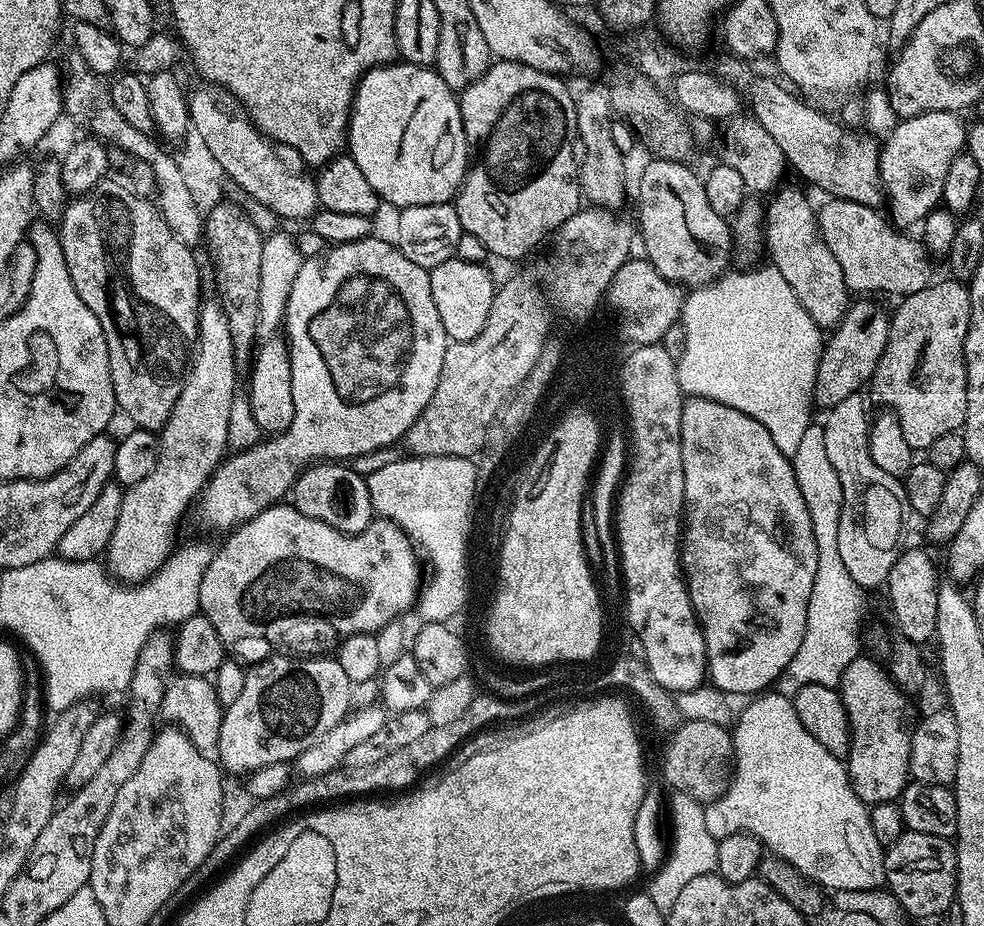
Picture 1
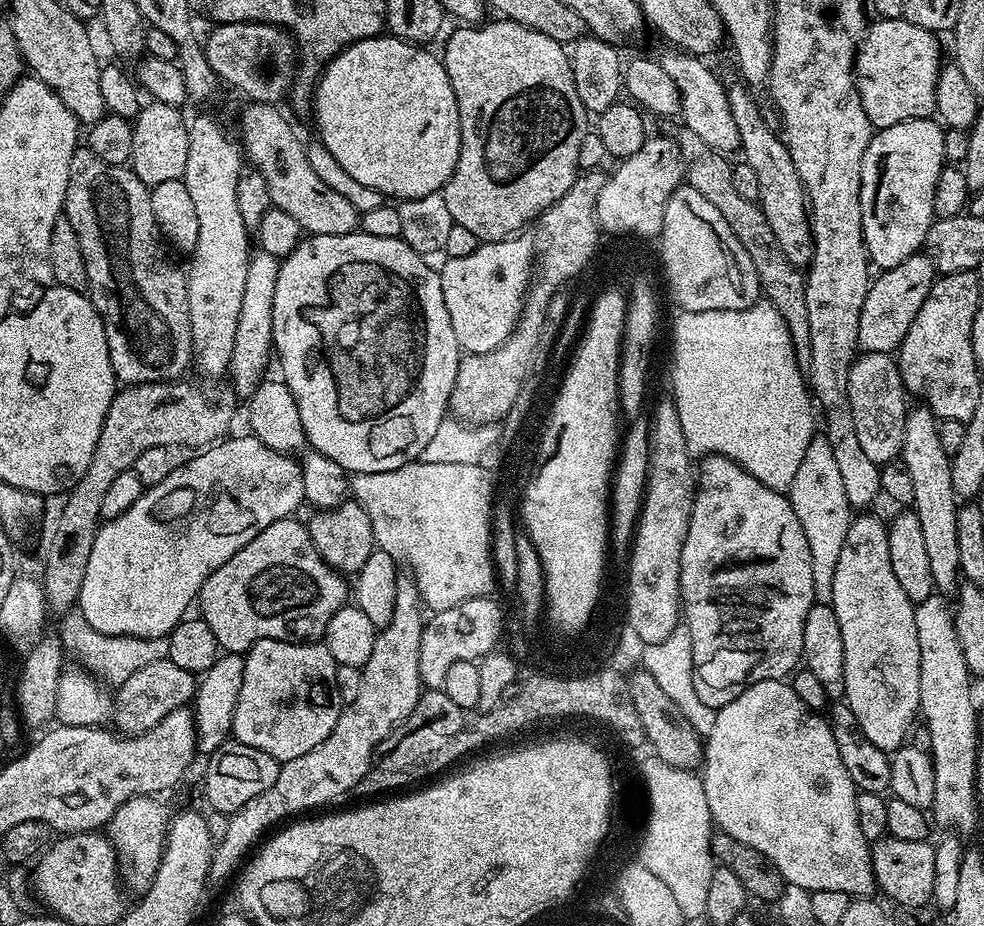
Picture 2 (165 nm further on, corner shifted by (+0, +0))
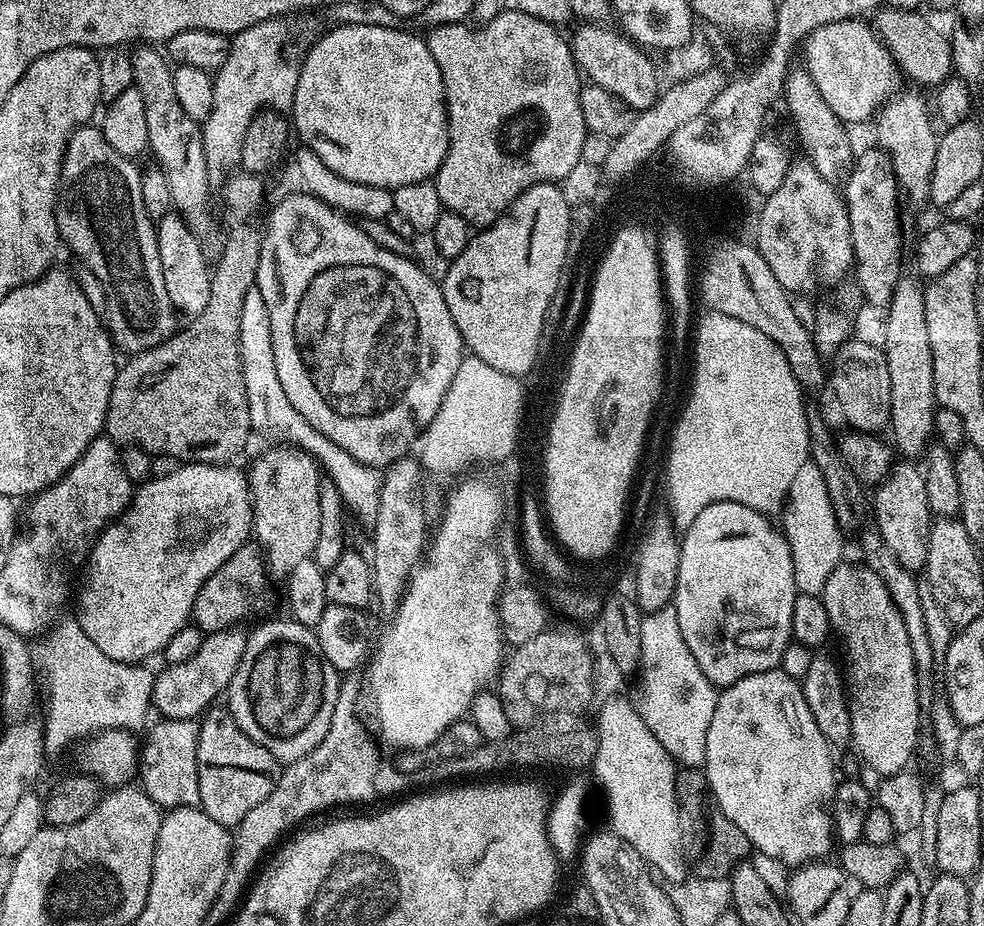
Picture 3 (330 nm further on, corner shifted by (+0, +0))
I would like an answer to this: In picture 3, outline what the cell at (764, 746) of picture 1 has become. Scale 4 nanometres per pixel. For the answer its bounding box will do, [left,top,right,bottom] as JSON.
[702,670,838,866]

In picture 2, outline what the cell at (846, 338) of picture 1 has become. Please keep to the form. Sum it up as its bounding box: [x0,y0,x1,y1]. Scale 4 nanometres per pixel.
[858,254,937,353]

